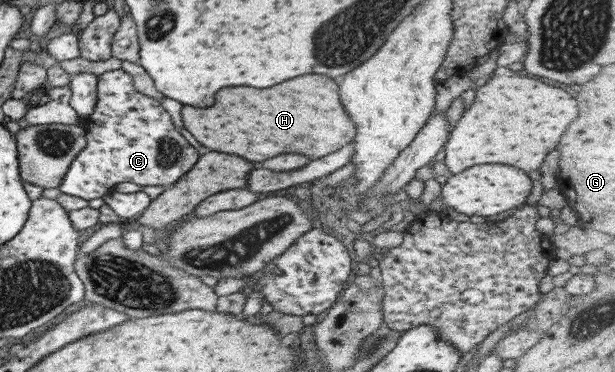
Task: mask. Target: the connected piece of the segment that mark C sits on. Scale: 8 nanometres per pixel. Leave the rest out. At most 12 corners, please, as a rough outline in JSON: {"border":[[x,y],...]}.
{"border":[[122,69],[96,106],[60,193],[167,187],[198,153]]}

